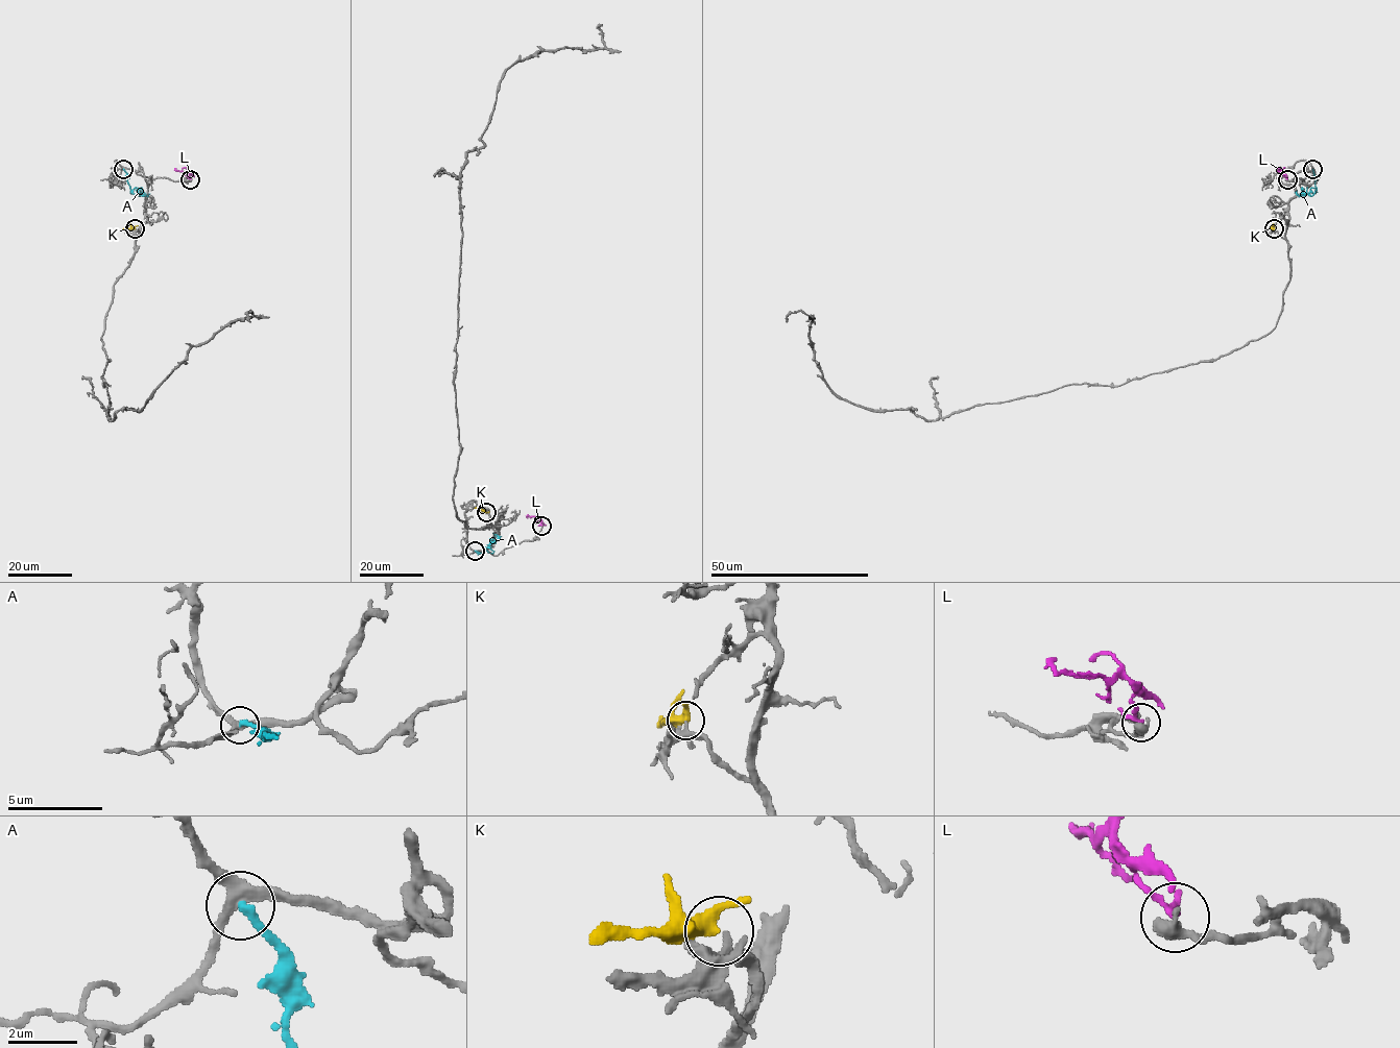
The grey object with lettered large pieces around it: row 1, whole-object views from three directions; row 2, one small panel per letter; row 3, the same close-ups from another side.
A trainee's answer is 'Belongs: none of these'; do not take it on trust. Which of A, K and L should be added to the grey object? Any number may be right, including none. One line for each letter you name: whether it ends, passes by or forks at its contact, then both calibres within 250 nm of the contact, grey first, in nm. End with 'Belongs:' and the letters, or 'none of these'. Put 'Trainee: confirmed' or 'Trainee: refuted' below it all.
Belongs: none of these
Trainee: confirmed

